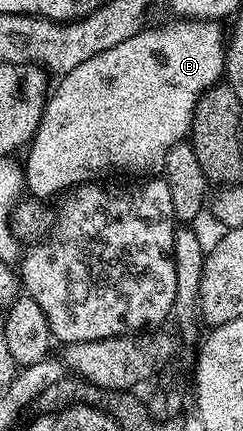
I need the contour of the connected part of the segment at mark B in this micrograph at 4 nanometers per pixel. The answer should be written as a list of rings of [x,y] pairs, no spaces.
[[[182,20],[174,25],[178,26],[162,26],[159,30],[143,28],[136,36],[124,40],[124,44],[116,44],[116,48],[108,48],[108,52],[100,52],[100,56],[92,56],[92,60],[84,60],[84,64],[72,68],[72,72],[61,75],[57,79],[58,87],[55,90],[53,87],[49,91],[46,107],[42,110],[40,116],[38,130],[25,151],[25,154],[27,154],[26,162],[24,161],[24,186],[29,193],[30,190],[34,193],[31,195],[35,199],[47,200],[46,198],[52,197],[57,190],[62,190],[61,192],[69,191],[75,184],[85,183],[89,179],[86,178],[89,174],[98,174],[101,170],[127,170],[130,174],[138,174],[134,176],[149,175],[159,169],[166,152],[189,135],[190,125],[194,119],[194,109],[200,100],[200,96],[208,88],[219,85],[220,79],[223,77],[226,69],[227,35],[224,33],[224,26],[221,21],[195,22],[193,20]]]

